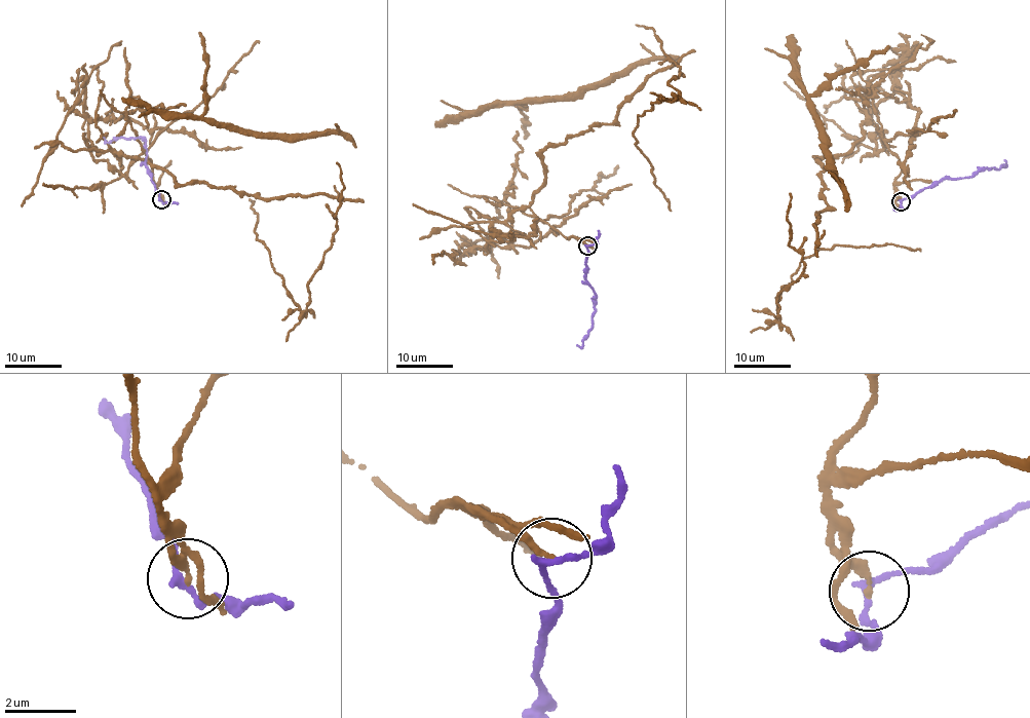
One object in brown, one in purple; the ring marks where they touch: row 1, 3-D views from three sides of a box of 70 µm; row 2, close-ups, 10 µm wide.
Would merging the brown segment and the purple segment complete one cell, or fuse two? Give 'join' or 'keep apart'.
keep apart

